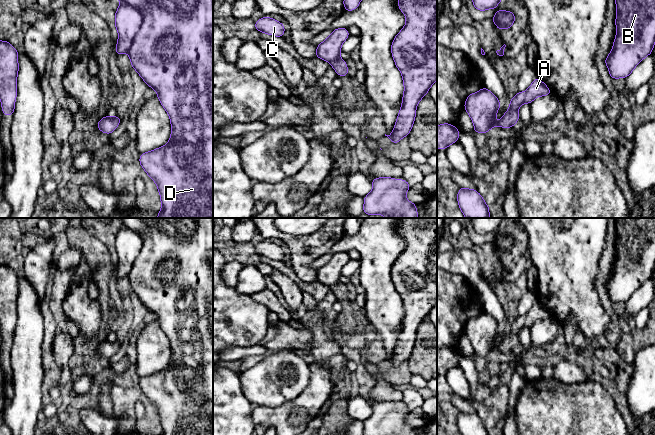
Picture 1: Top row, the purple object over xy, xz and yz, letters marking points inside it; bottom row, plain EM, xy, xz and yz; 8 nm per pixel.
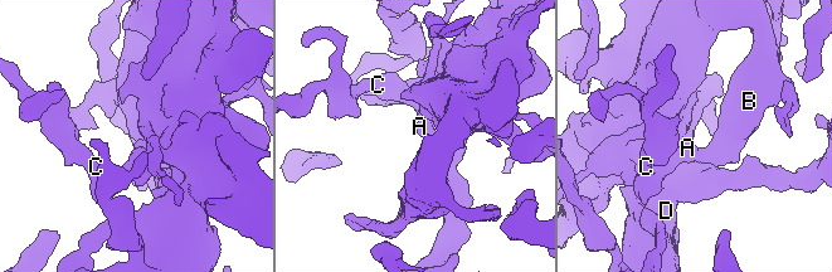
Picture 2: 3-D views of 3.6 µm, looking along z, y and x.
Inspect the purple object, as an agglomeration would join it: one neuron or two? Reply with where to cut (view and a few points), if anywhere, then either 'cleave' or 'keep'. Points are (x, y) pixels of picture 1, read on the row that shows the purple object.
no cut | keep

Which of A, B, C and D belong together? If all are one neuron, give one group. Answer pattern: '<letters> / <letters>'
A B C D

